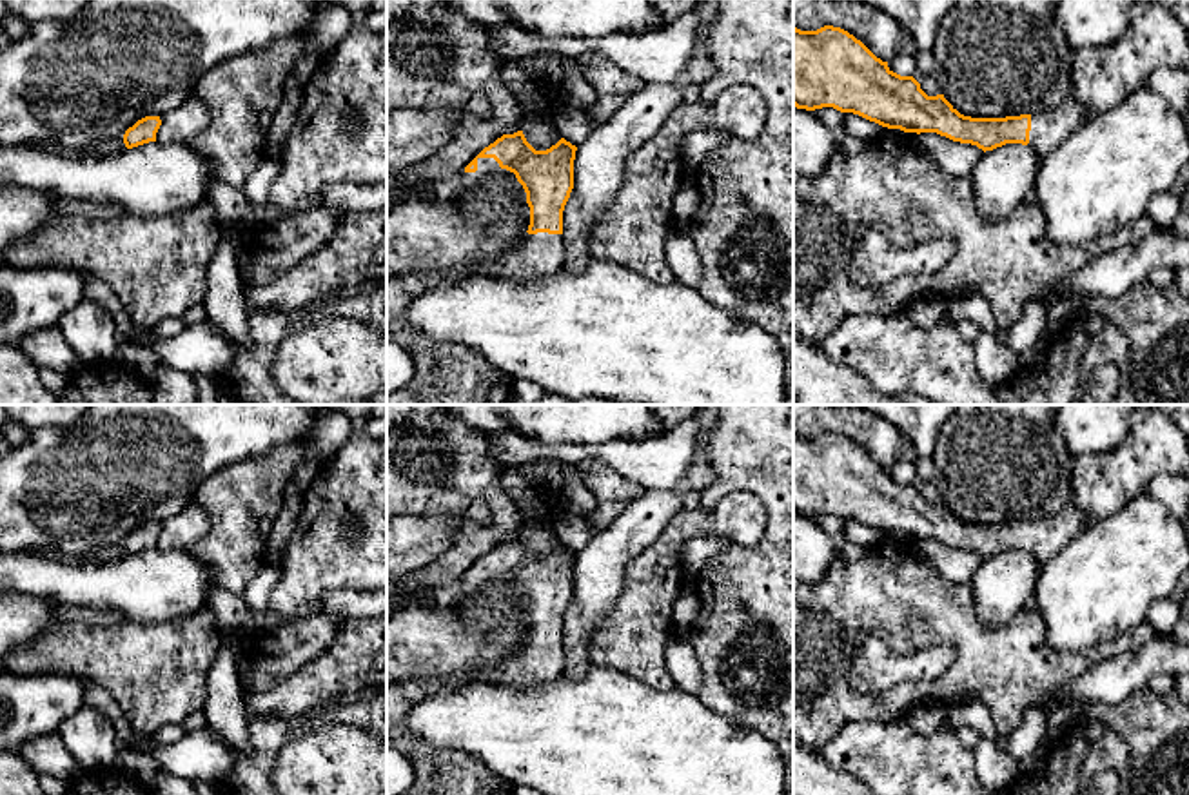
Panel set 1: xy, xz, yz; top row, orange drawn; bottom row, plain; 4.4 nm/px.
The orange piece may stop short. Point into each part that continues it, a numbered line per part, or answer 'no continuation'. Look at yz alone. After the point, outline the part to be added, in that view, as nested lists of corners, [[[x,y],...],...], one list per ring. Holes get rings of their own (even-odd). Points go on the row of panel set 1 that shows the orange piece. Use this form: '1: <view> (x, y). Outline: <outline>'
1: yz (1048, 129). Outline: [[[1067,98],[1055,111],[1031,114],[1027,147],[1031,147],[1042,158],[1071,132],[1075,132],[1076,127],[1086,120],[1089,120],[1087,109],[1073,98]]]

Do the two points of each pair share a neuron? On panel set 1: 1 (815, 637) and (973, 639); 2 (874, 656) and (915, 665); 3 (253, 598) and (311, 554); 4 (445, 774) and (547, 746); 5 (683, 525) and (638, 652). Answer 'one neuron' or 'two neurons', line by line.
1: one neuron
2: one neuron
3: two neurons
4: two neurons
5: one neuron

